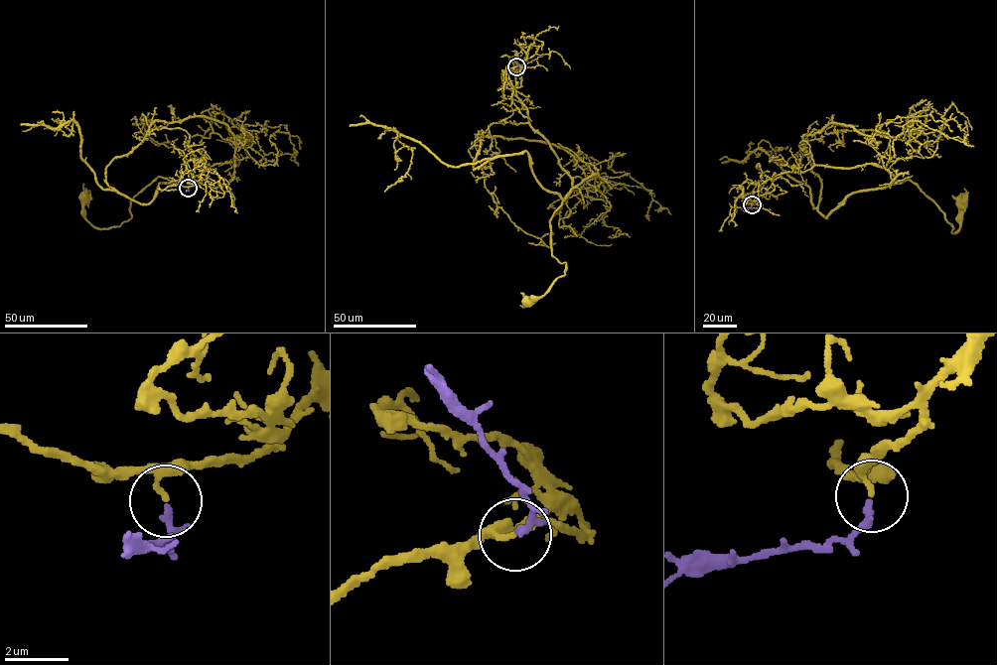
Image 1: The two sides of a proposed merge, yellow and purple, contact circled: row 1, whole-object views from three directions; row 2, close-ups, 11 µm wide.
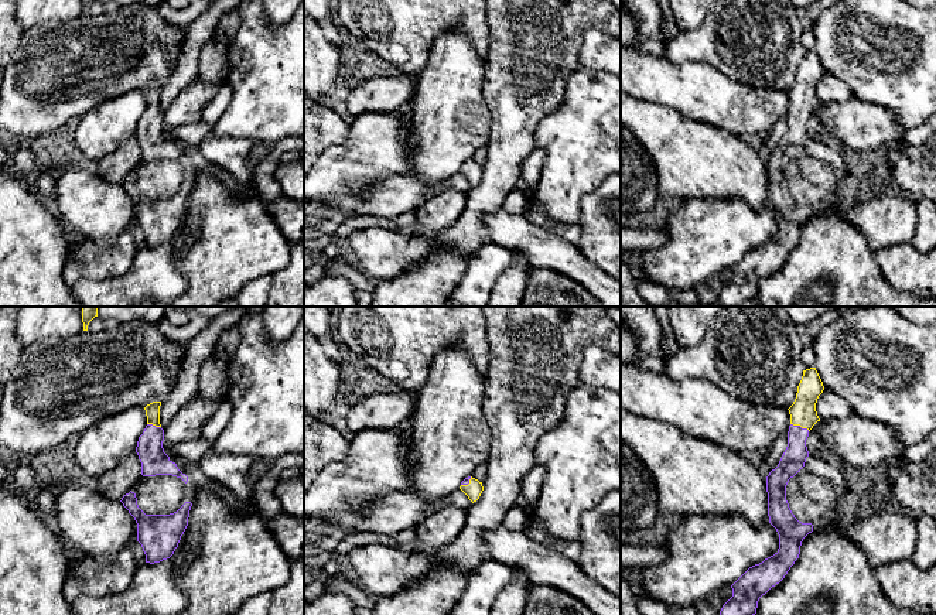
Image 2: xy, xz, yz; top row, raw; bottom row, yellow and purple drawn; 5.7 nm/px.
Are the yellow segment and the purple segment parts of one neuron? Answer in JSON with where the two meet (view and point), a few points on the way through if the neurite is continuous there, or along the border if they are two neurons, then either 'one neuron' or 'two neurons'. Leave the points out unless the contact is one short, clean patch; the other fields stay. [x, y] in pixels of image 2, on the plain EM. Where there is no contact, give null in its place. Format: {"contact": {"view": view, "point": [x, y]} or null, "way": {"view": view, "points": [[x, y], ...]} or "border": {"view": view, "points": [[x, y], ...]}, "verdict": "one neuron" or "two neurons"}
{"contact": {"view": "yz", "point": [800, 109]}, "way": {"view": "yz", "points": [[802, 95], [800, 109], [793, 142]]}, "verdict": "one neuron"}

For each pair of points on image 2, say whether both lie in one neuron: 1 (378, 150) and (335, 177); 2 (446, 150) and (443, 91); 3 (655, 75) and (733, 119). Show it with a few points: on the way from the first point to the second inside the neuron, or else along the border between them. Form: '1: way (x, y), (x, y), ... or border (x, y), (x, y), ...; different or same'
1: way (368, 153), (354, 159), (345, 167); same
2: way (446, 136), (446, 105); same
3: way (675, 85), (697, 89), (713, 99); same

